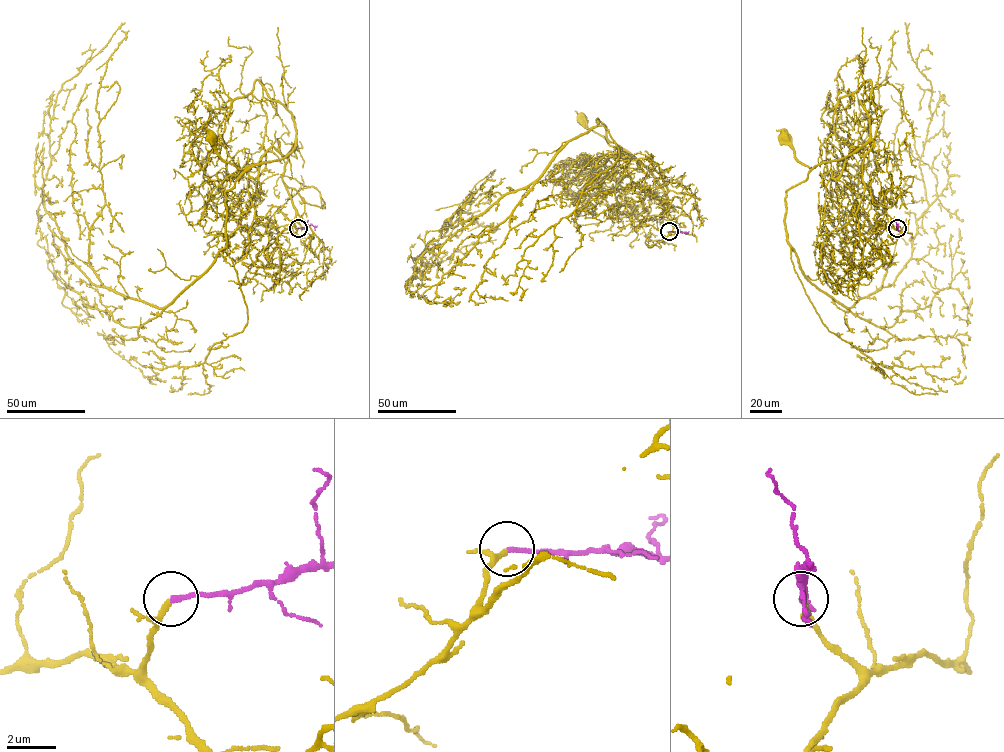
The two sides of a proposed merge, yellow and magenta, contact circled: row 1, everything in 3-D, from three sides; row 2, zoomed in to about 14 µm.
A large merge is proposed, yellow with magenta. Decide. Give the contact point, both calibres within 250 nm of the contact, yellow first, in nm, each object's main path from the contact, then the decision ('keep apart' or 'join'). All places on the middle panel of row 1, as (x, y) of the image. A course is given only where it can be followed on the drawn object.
place (669, 231); calibres 160 and 200 nm; course yellow (669, 231), (683, 193), (654, 197), (665, 207), (658, 180), (581, 119); course magenta (669, 231), (686, 232); join

